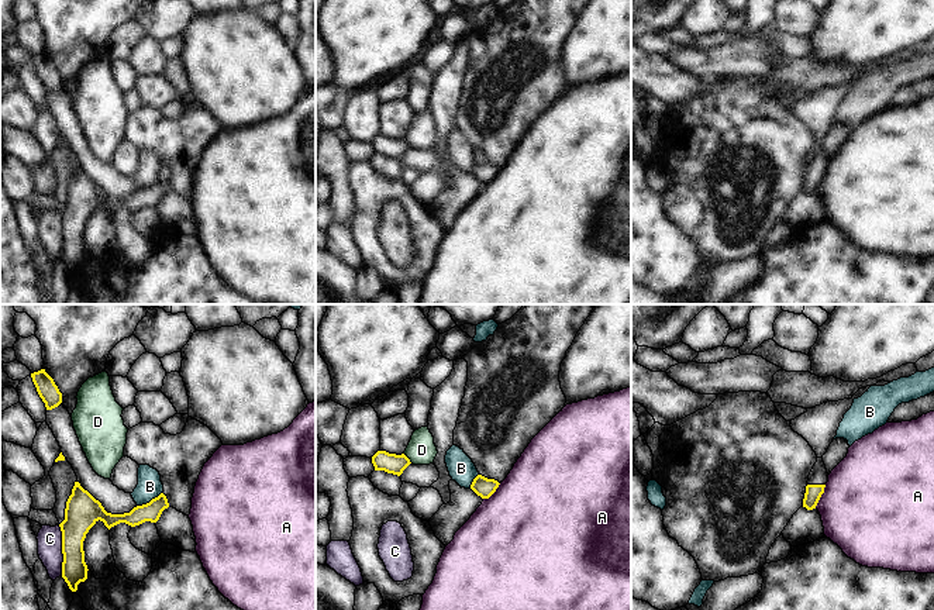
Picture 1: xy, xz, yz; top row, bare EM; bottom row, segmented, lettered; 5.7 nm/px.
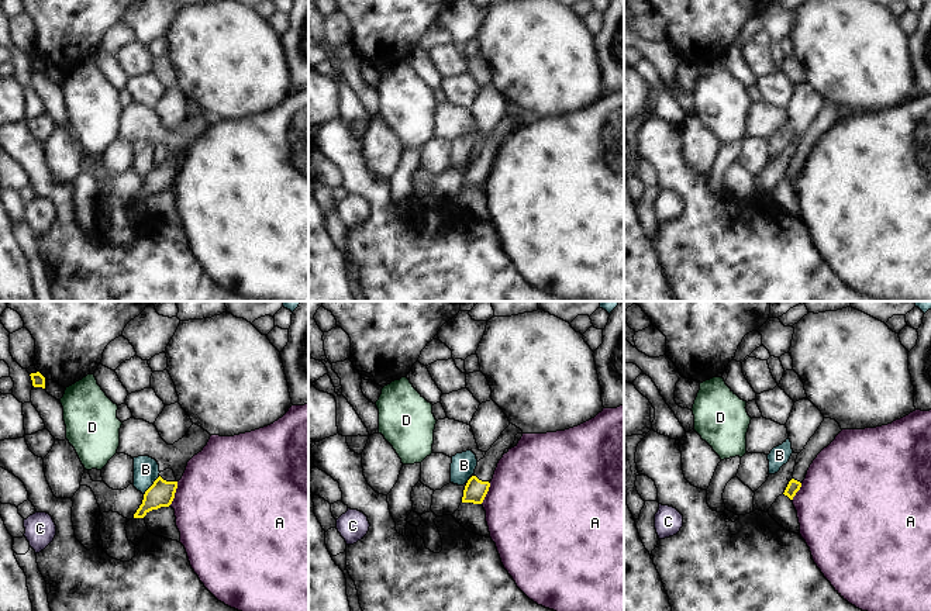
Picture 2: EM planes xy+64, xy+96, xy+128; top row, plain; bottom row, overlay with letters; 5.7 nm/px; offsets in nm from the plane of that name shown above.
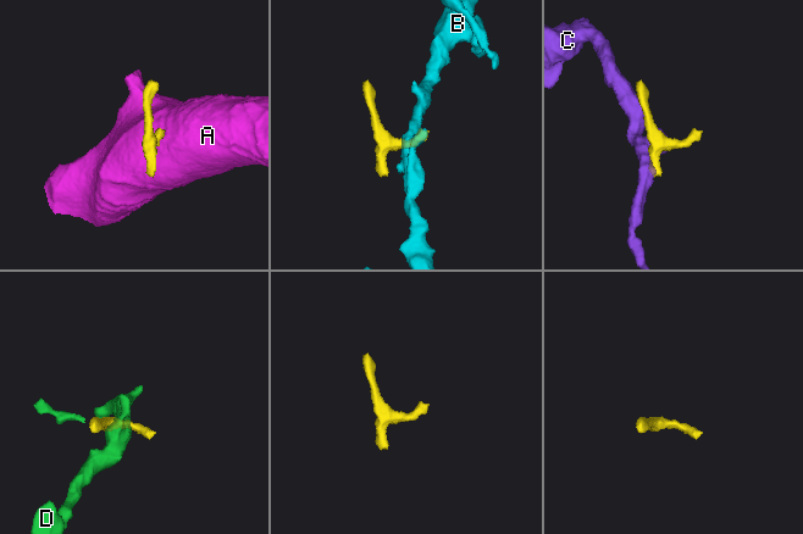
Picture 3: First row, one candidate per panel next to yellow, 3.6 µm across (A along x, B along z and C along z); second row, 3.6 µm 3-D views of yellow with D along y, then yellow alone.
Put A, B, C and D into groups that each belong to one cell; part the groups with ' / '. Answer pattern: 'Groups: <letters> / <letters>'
Groups: A / B / C / D.

